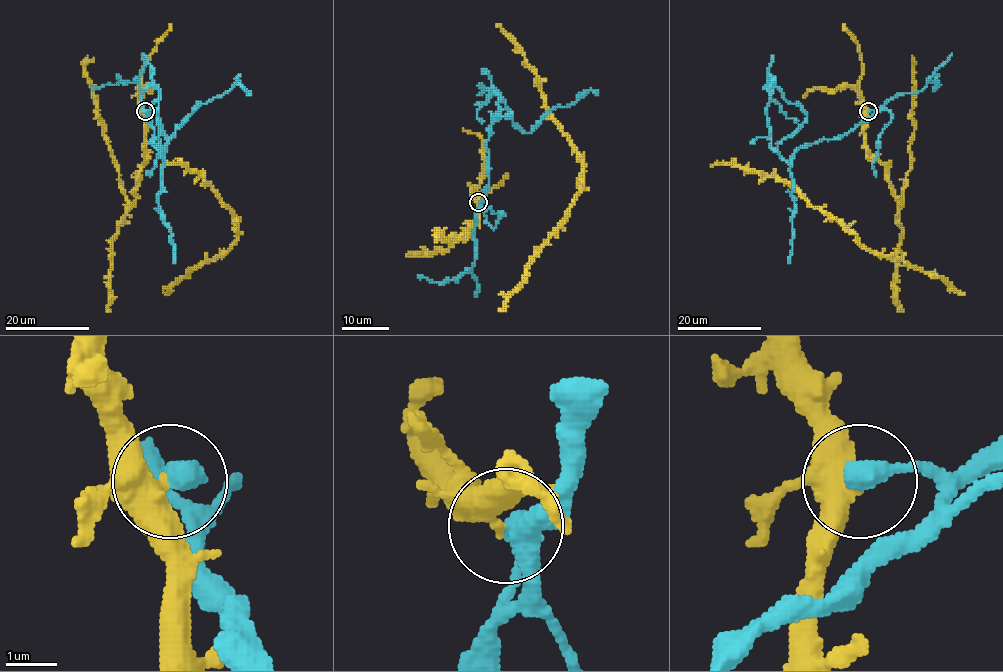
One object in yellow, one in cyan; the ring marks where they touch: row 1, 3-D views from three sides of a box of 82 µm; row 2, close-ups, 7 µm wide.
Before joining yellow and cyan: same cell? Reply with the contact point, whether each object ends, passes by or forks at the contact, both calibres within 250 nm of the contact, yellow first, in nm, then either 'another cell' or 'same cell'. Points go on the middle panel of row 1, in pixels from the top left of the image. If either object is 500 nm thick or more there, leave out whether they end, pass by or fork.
place (478, 202); yellow passes by; cyan ends; calibres 400 and 480 nm; same cell

